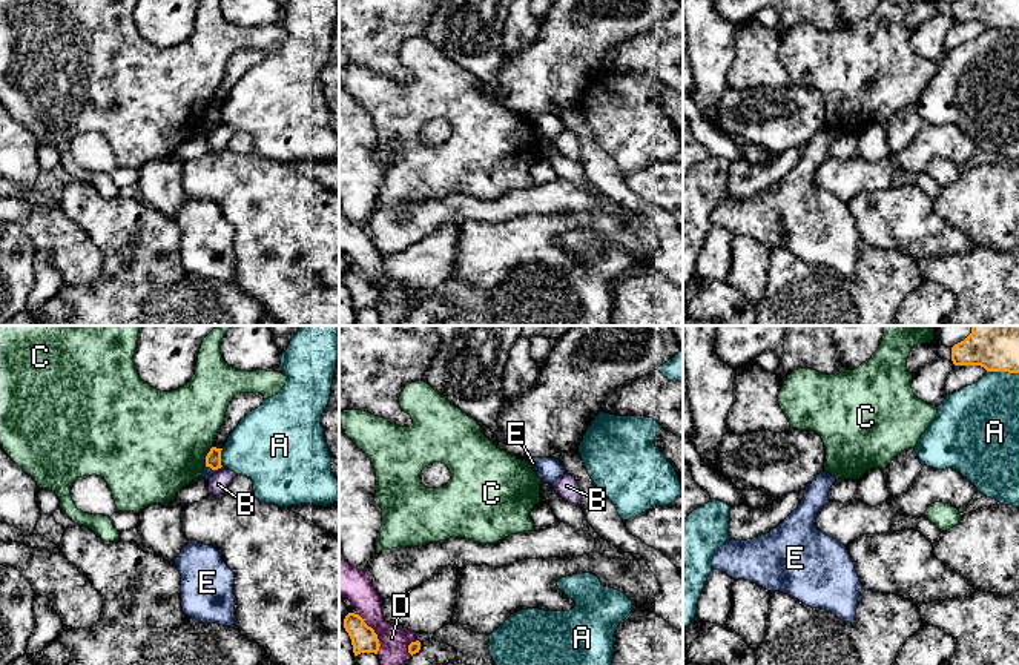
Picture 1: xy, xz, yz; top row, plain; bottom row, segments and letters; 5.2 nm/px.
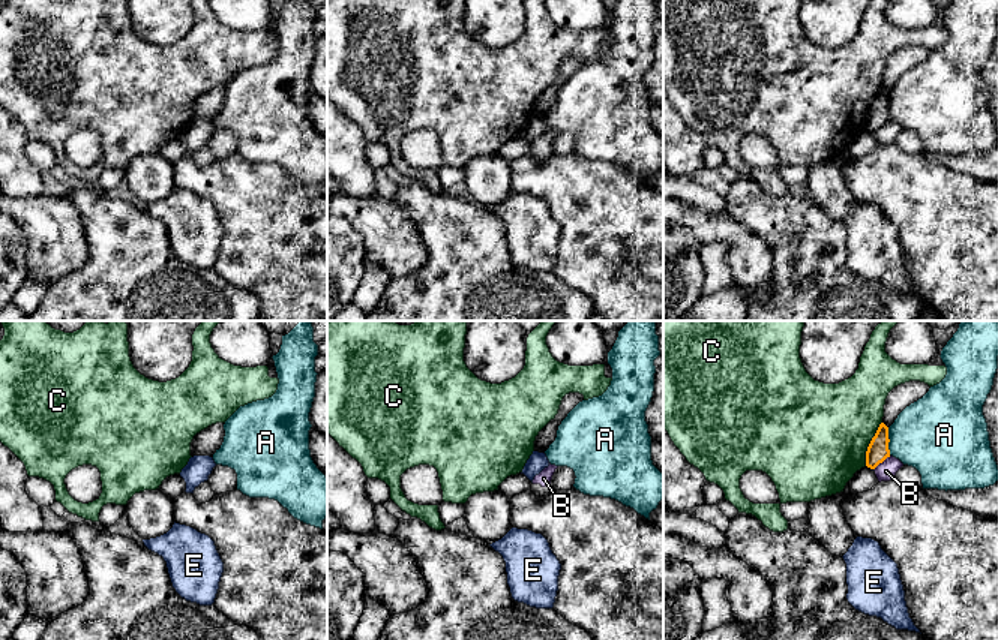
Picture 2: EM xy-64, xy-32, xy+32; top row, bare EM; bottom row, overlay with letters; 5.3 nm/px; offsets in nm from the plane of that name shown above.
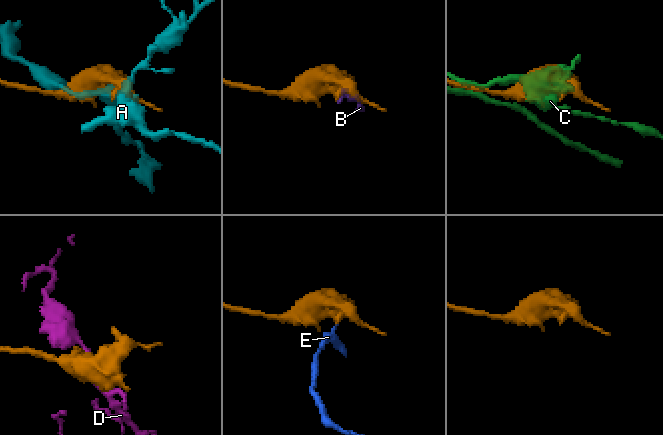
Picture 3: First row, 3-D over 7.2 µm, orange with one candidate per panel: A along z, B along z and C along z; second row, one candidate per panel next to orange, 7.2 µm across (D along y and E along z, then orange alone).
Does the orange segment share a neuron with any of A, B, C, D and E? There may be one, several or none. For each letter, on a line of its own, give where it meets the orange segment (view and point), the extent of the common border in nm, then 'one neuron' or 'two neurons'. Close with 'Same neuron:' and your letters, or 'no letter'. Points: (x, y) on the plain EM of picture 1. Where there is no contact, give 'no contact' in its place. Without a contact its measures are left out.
A: meets orange in yz at (1002, 26); contact 170 nm long; two neurons
B: meets orange in xy at (218, 123); contact 40 nm long; two neurons
C: meets orange in xy at (207, 111); contact 110 nm long; two neurons
D: meets orange in xz at (375, 289); contact 240 nm long; two neurons
E: meets orange in xy at (211, 123); contact 70 nm long; two neurons
Same neuron: no letter

